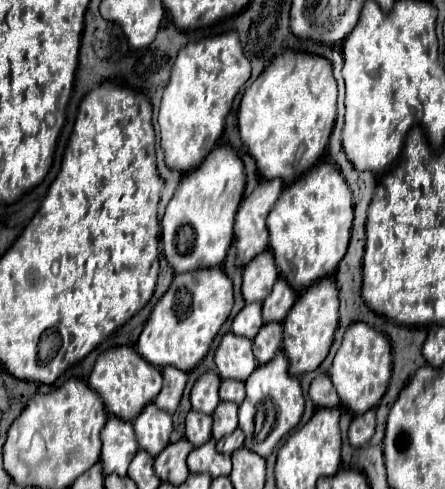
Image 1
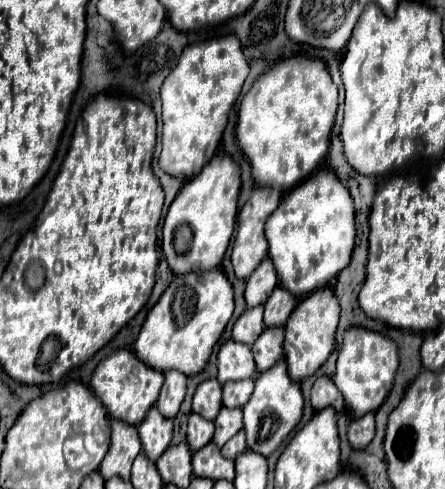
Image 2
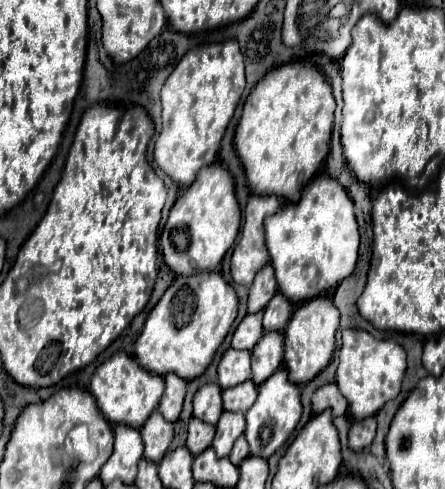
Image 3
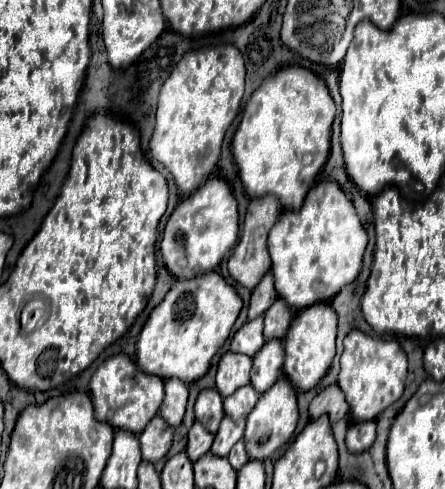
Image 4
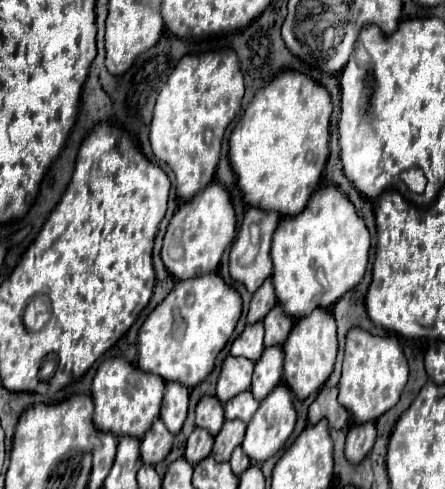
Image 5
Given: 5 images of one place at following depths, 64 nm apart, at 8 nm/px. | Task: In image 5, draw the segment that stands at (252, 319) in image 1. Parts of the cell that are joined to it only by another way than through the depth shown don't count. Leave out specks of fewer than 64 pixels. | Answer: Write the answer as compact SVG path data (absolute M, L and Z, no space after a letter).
M256 322L256 324L248 324L244 328L244 332L232 342L232 348L230 348L230 354L232 356L246 356L250 360L258 360L262 350L264 350L264 328L262 328L262 322Z

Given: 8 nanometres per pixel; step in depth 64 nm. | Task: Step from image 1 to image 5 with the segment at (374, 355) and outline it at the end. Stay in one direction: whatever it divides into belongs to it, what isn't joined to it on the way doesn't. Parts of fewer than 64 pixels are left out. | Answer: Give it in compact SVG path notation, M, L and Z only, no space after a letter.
M352 328L346 336L344 368L338 384L340 404L348 408L354 424L374 422L386 410L390 410L408 382L406 356L394 336L372 336L366 330Z

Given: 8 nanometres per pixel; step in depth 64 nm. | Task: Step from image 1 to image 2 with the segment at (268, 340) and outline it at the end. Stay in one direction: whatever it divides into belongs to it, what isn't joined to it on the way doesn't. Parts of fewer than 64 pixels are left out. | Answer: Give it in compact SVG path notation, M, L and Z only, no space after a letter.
M264 328L262 334L252 344L252 354L256 360L256 370L264 372L268 370L276 360L280 360L282 354L282 340L284 330L282 328Z

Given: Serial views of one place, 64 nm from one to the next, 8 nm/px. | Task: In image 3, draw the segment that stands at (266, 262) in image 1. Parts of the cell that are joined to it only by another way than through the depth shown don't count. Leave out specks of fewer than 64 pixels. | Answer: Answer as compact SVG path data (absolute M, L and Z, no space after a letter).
M266 264L254 278L248 290L248 312L258 312L268 304L268 300L276 294L276 278L272 272L272 264Z

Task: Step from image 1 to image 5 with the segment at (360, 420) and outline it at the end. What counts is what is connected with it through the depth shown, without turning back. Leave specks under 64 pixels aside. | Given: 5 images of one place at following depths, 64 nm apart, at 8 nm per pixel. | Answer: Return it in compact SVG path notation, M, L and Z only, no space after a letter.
M374 422L352 426L346 436L346 458L352 464L358 464L372 450L374 440L376 440Z

